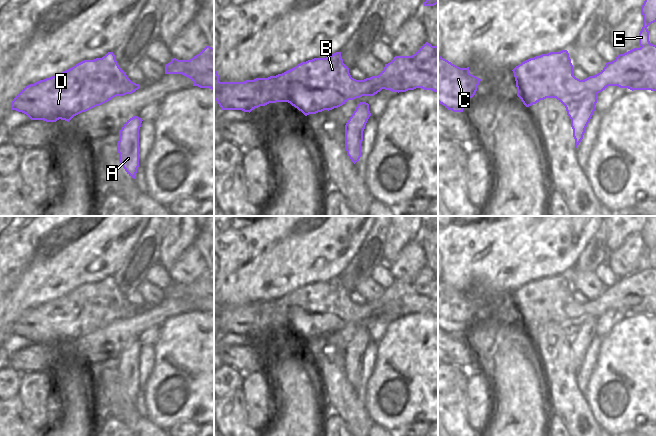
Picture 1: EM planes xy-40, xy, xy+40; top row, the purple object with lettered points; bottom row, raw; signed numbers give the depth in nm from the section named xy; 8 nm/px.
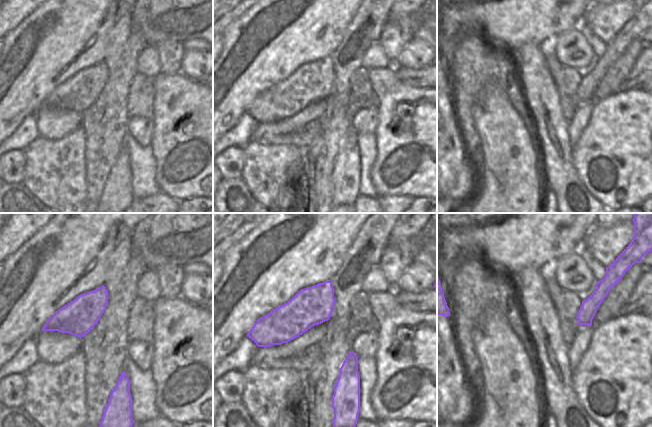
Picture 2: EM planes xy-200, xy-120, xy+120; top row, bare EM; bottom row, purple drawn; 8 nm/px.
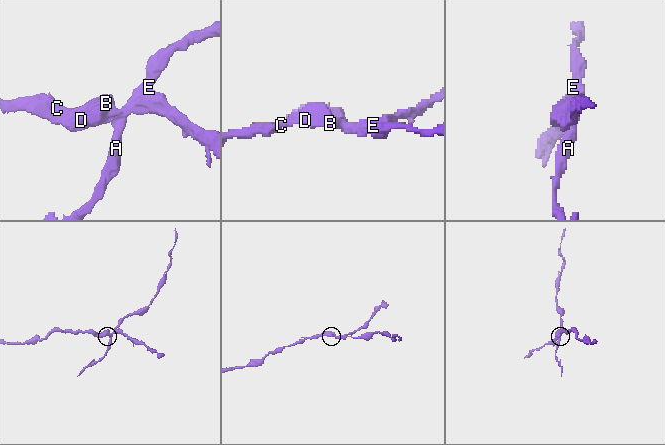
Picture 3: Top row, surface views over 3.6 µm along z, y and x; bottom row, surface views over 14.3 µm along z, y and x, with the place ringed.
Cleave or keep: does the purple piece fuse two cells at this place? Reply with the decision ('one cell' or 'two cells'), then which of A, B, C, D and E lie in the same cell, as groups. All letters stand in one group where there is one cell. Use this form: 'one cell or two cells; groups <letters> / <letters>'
two cells; groups A E / B C D

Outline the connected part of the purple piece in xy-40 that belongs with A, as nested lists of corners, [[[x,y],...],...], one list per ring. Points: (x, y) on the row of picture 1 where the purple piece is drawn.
[[[138,116],[127,120],[119,132],[117,143],[119,161],[133,179],[139,167],[139,129],[142,121]]]

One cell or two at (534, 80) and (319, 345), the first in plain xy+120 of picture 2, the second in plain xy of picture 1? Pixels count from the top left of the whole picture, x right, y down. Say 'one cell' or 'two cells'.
one cell

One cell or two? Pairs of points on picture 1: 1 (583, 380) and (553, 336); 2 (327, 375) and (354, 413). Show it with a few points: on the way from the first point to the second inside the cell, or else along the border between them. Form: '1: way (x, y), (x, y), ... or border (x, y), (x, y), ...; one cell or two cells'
1: border (576, 372), (576, 384), (582, 394); two cells
2: way (334, 384), (338, 396), (346, 404); one cell

